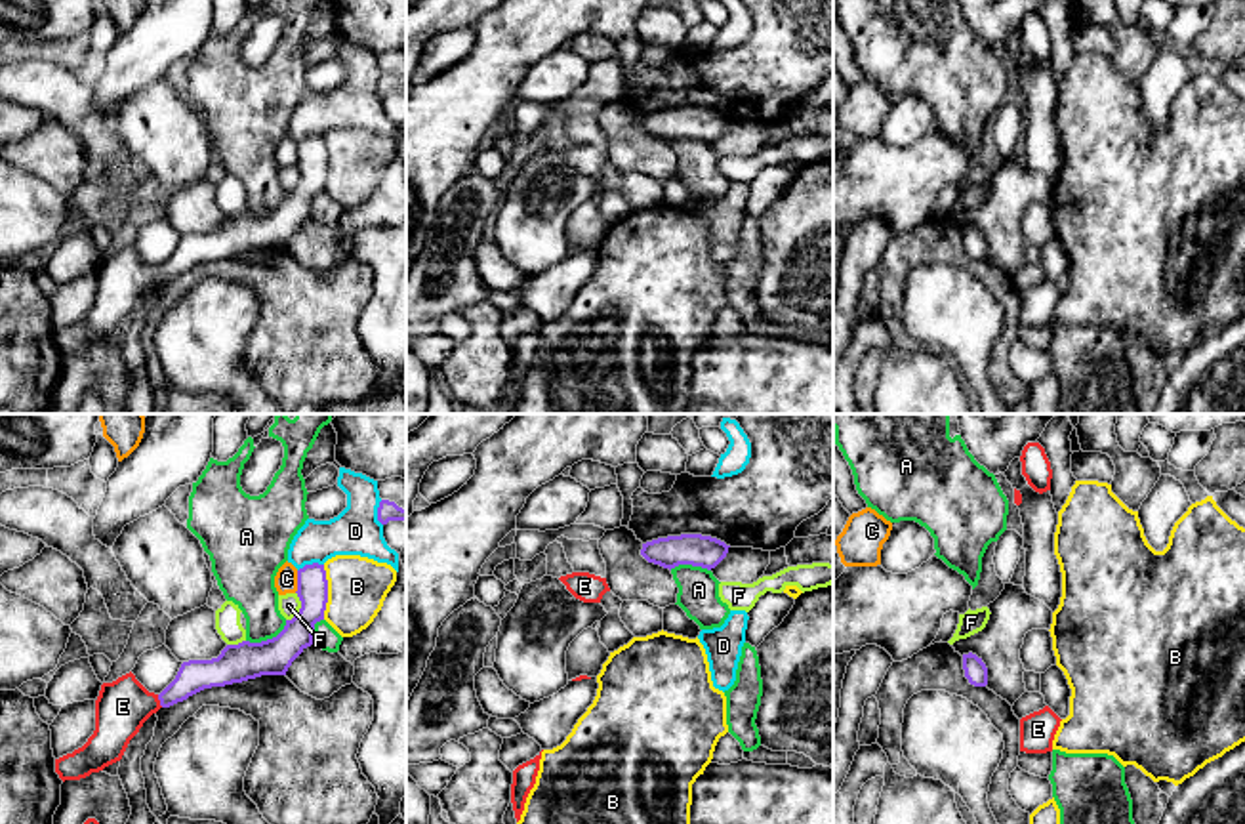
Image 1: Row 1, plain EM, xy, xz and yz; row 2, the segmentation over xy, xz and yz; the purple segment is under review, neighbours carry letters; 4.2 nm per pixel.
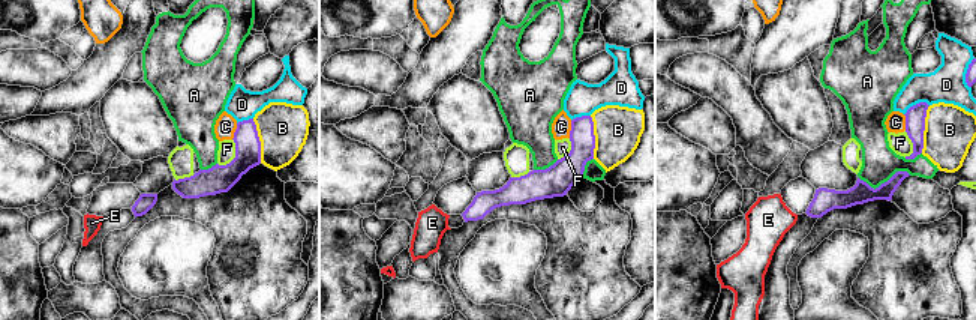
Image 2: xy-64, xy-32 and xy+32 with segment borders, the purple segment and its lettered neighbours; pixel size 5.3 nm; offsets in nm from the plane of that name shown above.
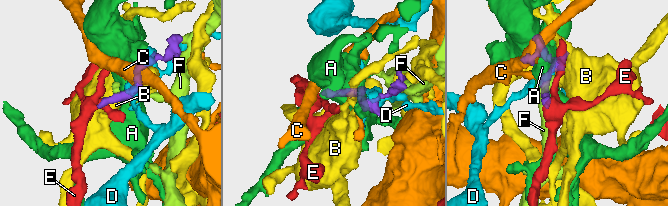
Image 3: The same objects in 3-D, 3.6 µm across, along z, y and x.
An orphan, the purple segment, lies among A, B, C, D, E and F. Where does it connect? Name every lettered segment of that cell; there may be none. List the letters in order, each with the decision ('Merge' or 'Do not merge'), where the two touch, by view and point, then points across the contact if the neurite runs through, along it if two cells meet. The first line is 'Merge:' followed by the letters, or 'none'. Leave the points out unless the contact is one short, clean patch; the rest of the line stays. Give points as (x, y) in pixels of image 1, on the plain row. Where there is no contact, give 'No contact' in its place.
Merge: E
A: Do not merge. Touches purple at xy (267, 212). Boundary: xy (286, 193), (275, 208), (246, 214)
B: Do not merge. Touches purple at xy (326, 164). Boundary: xy (323, 138), (326, 153), (325, 191)
C: Do not merge. Touches purple at xy (298, 155). Boundary: xy (298, 144), (298, 161), (294, 164)
D: Do not merge. Touches purple at xy (309, 138)
E: Merge. Touches purple at xy (159, 271). Path across: xy (193, 248), (178, 264), (159, 271), (122, 279)
F: Do not merge. Touches purple at xy (302, 180)

